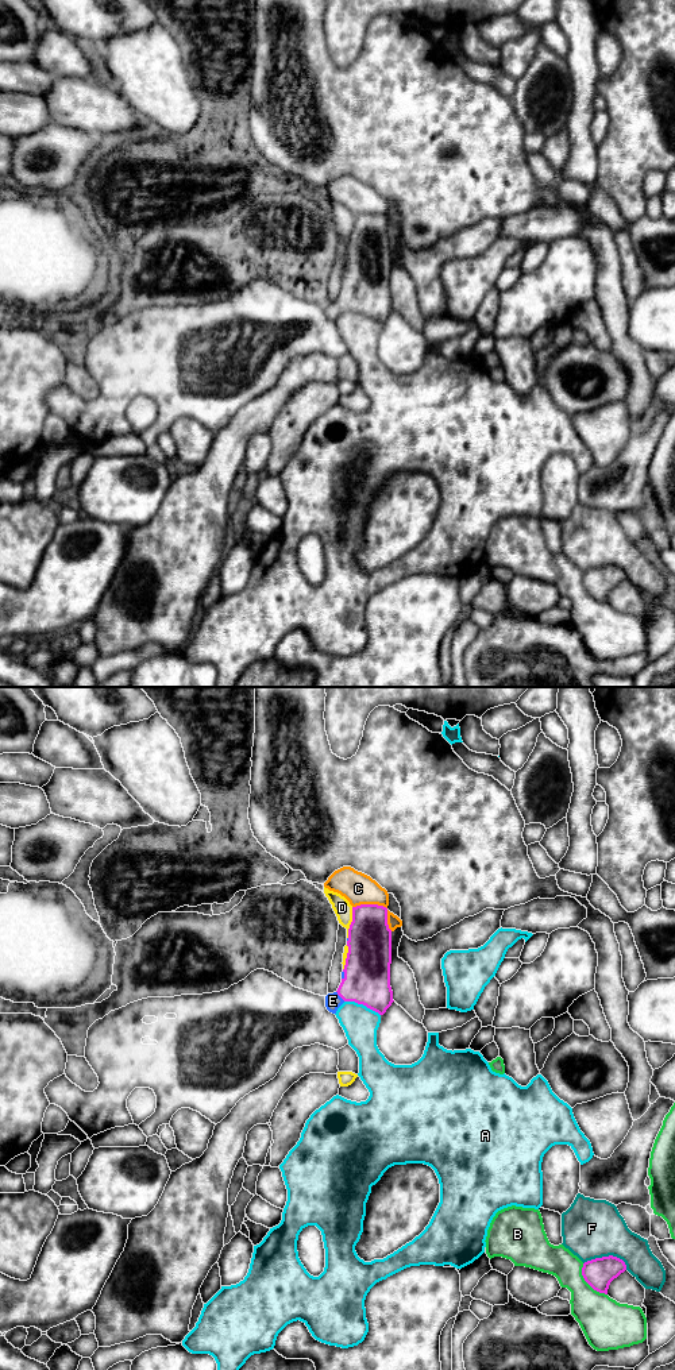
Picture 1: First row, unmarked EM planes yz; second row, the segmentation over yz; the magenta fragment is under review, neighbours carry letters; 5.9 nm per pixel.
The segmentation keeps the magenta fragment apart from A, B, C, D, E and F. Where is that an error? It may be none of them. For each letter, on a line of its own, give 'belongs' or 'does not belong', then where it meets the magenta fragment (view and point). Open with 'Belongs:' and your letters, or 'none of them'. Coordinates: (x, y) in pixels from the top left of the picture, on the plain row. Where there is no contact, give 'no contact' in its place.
Belongs: E
A: does not belong | yz (362, 312)
B: does not belong | yz (587, 591)
C: does not belong | yz (381, 215)
D: does not belong | yz (351, 231)
E: belongs | yz (340, 305)
F: does not belong | yz (608, 566)

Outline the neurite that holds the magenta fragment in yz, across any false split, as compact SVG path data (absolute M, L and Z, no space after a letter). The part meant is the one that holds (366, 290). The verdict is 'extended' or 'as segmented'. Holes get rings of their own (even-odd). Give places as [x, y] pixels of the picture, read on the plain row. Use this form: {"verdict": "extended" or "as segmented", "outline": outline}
{"verdict": "extended", "outline": "M378 213L352 216L347 247L348 262L336 301L325 305L325 316L336 323L344 310L355 310L383 324L392 314L392 239L387 217Z"}

